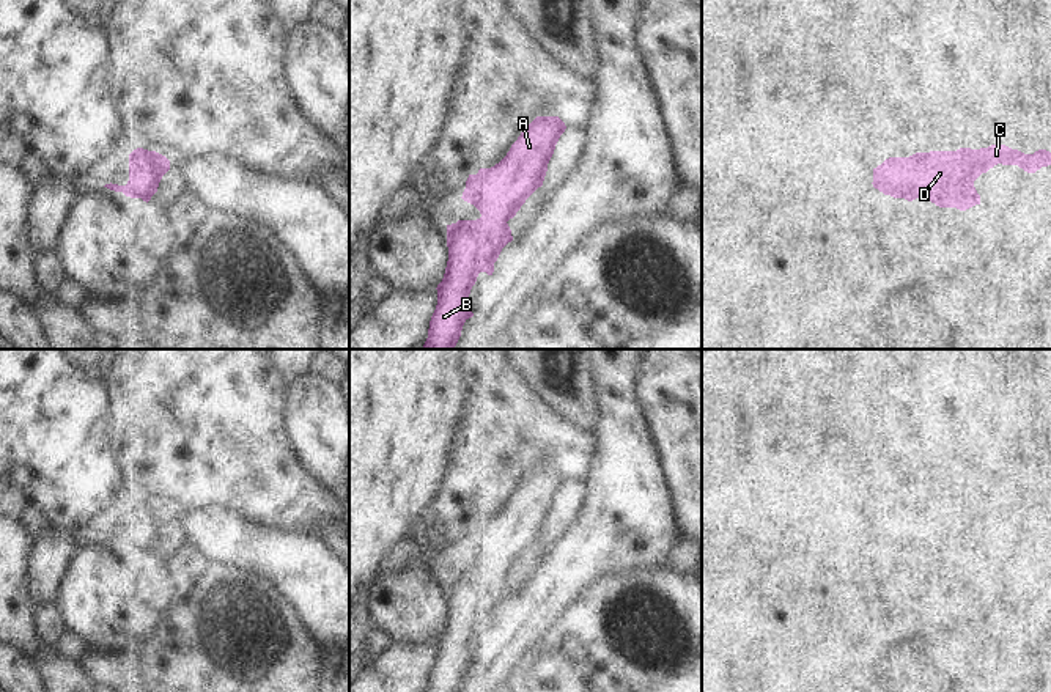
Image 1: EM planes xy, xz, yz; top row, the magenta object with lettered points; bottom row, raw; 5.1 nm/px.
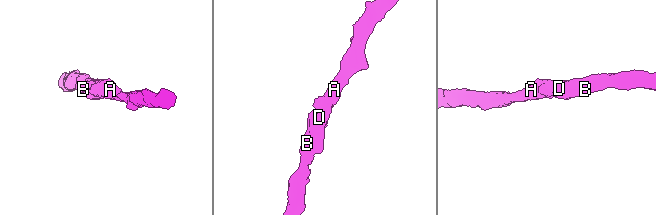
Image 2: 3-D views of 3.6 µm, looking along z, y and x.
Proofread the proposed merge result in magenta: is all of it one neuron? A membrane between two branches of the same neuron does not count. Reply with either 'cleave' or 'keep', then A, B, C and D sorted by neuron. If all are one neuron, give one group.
keep; groups A B C D

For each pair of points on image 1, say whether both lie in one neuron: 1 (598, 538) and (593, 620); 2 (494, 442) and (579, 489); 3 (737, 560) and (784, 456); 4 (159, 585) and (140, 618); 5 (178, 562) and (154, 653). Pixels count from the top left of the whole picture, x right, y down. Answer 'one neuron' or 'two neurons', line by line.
1: two neurons
2: two neurons
3: one neuron
4: one neuron
5: one neuron

